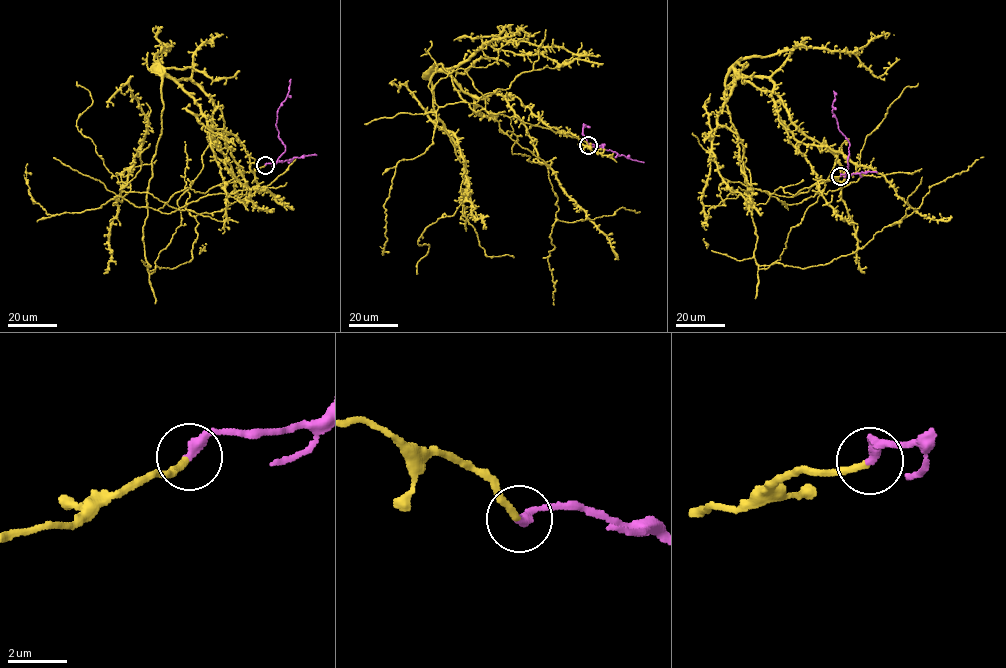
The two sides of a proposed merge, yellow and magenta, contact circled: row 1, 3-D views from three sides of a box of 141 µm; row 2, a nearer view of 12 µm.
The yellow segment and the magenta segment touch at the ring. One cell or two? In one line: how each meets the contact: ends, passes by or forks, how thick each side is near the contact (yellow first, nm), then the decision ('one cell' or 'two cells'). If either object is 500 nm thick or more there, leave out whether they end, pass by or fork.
yellow ends | magenta ends | 220/340 nm | one cell

